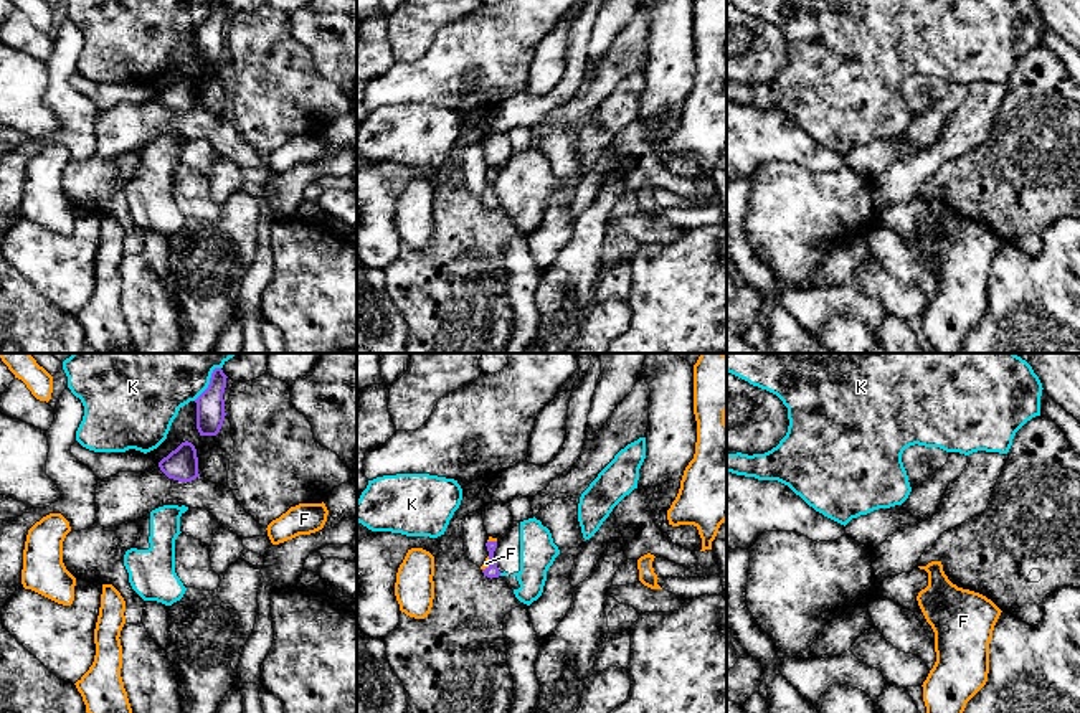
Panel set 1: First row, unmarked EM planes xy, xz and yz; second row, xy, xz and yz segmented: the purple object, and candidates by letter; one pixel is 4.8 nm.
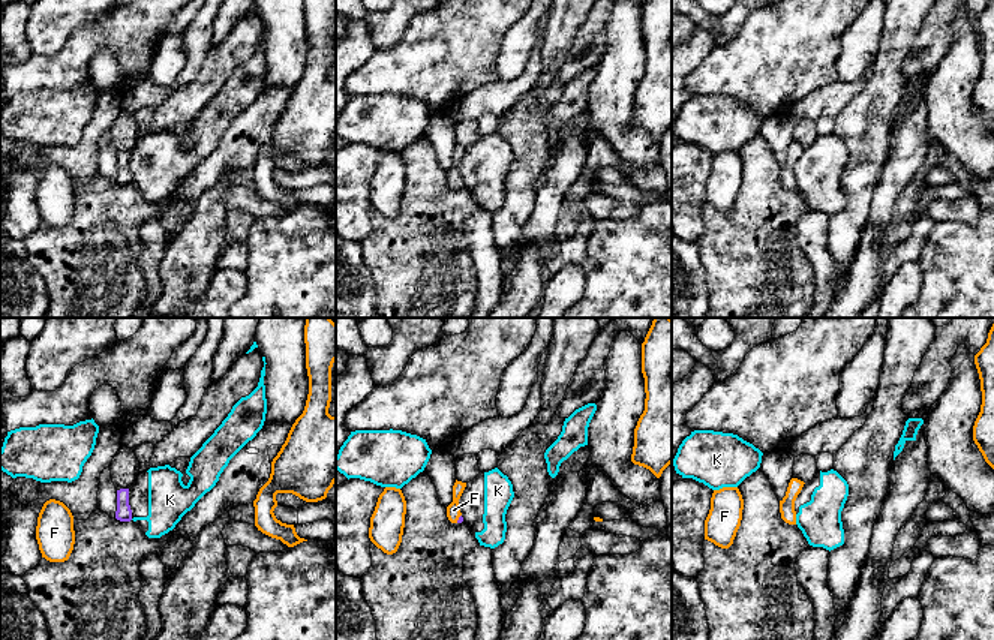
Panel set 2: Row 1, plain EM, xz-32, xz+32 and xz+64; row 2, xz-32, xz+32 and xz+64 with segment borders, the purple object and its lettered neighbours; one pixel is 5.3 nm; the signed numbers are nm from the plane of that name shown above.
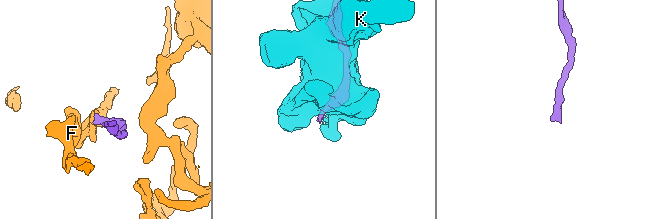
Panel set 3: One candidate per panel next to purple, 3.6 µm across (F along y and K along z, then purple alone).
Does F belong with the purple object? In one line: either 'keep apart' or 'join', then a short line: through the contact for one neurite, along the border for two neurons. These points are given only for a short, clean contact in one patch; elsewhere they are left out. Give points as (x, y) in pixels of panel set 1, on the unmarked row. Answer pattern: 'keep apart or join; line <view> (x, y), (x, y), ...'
join; line xz (492, 202), (489, 193), (486, 193)

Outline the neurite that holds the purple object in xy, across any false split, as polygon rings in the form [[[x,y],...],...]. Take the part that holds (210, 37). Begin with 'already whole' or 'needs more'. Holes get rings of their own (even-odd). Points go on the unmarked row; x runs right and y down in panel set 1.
already whole | [[[213,0],[208,18],[195,30],[200,66],[216,66],[223,56],[226,8],[223,0]]]

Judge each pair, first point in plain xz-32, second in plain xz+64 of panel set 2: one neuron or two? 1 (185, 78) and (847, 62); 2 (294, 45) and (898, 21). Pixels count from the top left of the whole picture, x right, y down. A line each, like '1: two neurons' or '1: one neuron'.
1: two neurons
2: two neurons

